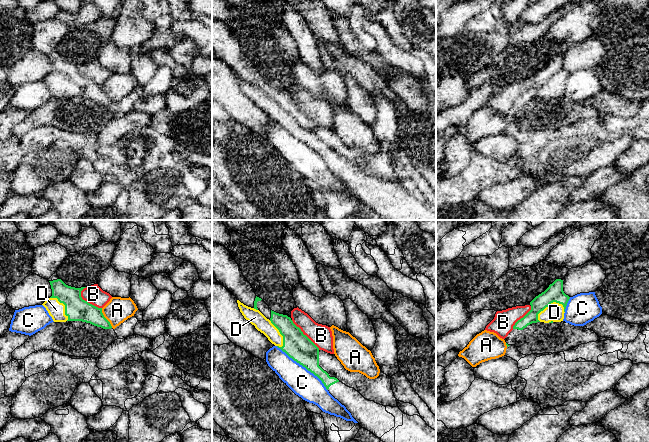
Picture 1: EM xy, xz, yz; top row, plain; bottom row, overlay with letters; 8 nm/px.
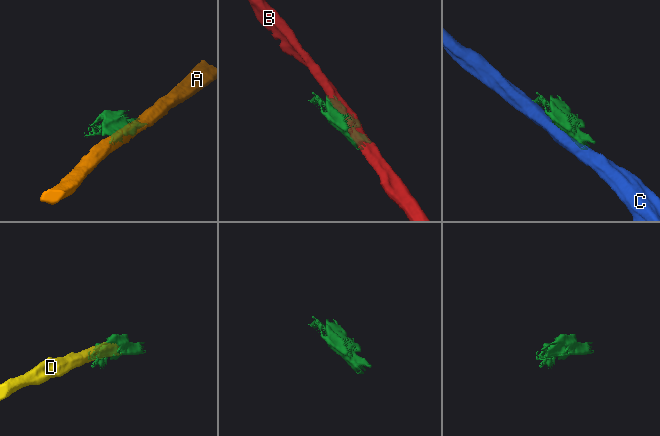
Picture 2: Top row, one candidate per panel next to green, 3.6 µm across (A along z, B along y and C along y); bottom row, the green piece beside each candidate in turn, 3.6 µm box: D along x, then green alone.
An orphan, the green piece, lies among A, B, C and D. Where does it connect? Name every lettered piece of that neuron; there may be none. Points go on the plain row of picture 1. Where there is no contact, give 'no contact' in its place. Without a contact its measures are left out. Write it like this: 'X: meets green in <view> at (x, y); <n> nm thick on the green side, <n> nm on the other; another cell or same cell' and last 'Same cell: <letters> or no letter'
A: meets green in xy at (105, 94); 190 nm thick on the green side, 200 nm on the other; another cell
B: meets green in xy at (86, 77); 190 nm thick on the green side, 150 nm on the other; another cell
C: meets green in xz at (303, 142); 220 nm thick on the green side, 220 nm on the other; another cell
D: meets green in yz at (548, 81); 140 nm thick on the green side, 150 nm on the other; same cell
Same cell: D

